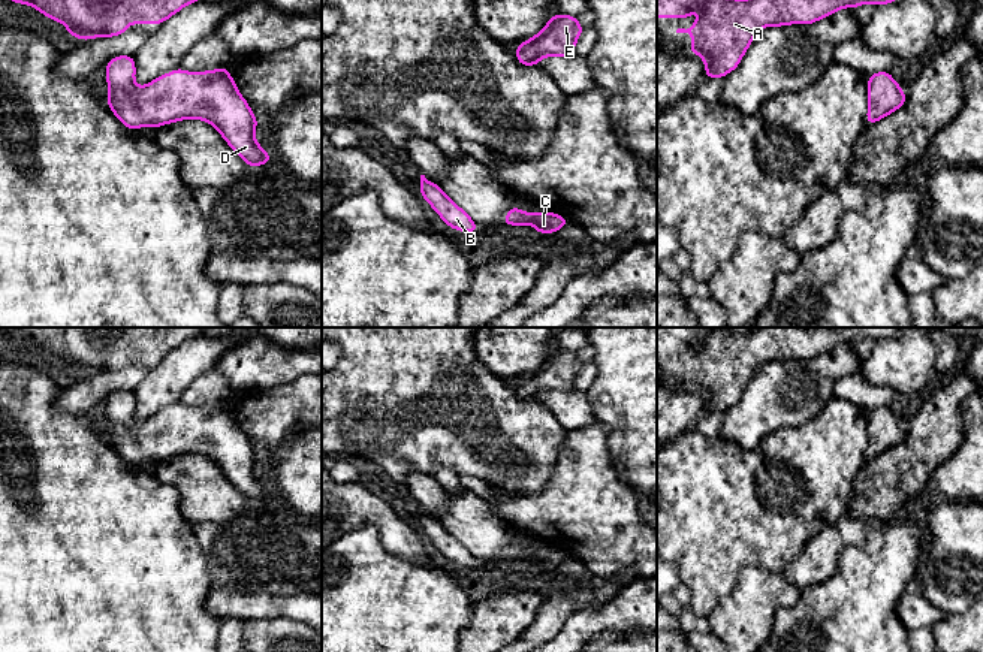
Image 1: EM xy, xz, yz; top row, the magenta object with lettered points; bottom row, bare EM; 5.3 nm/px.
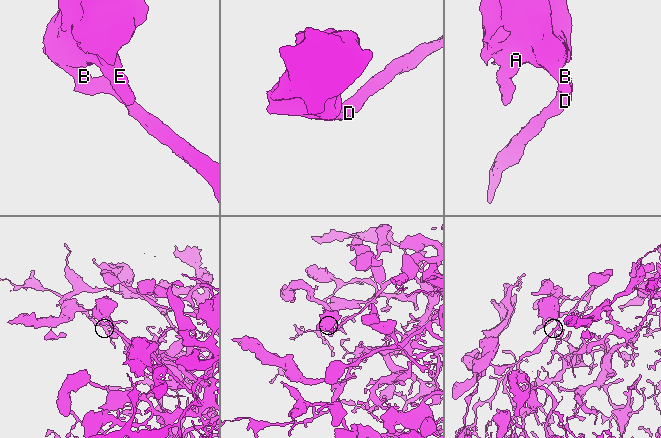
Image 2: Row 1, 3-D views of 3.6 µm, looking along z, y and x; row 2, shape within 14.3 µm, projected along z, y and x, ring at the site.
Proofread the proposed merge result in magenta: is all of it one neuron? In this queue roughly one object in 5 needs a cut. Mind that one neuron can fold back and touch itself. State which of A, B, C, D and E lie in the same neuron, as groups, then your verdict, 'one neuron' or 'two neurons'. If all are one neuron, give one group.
groups A B C D E; one neuron

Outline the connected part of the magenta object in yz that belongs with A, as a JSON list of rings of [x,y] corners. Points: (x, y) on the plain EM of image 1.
[[[657,327],[657,353],[690,353],[693,345],[699,354],[690,363],[678,363],[676,368],[688,368],[693,377],[688,383],[705,396],[705,413],[724,413],[735,405],[754,371],[769,360],[812,359],[830,351],[844,342],[857,342],[865,338],[874,341],[889,339],[898,335],[901,327],[756,327],[751,333],[712,330],[711,327]]]

